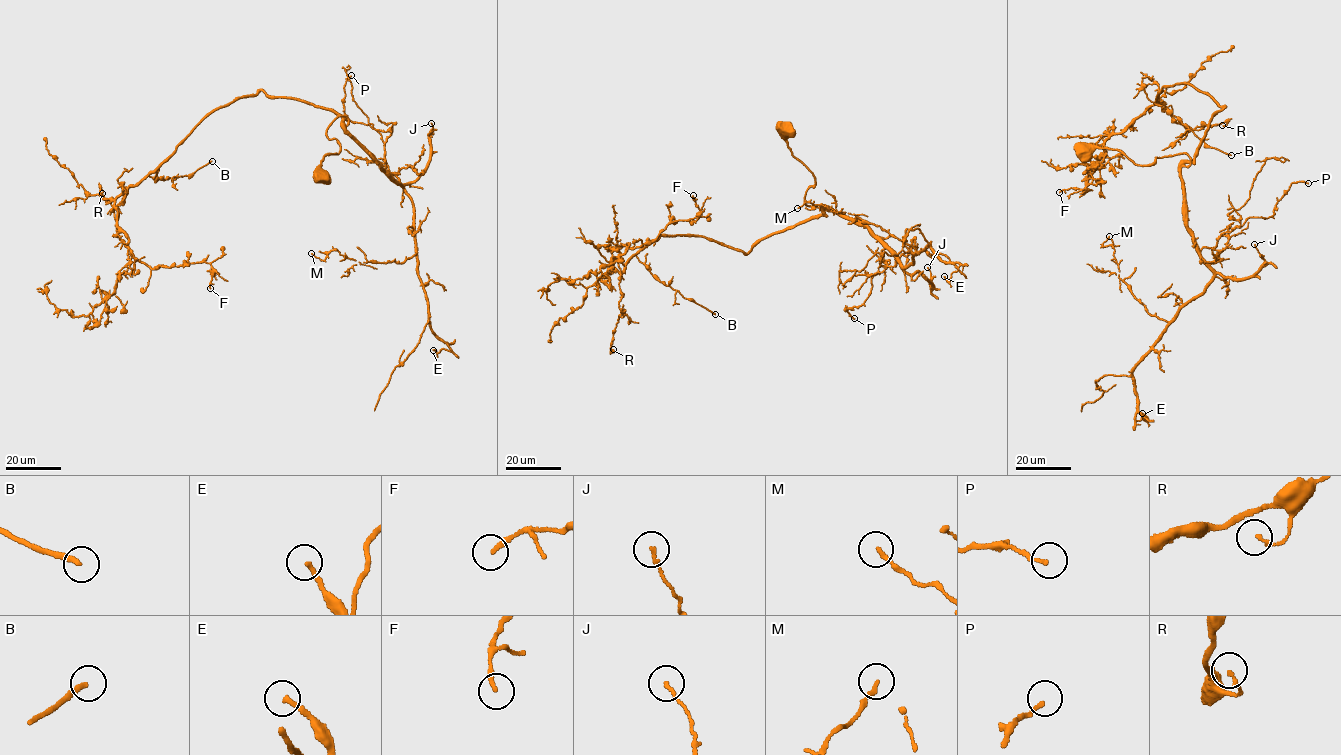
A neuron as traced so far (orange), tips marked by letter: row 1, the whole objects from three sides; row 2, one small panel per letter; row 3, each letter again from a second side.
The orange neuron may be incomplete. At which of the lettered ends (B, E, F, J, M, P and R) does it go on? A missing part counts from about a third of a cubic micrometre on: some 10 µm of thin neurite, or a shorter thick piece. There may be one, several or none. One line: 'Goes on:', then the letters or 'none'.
Goes on: B

